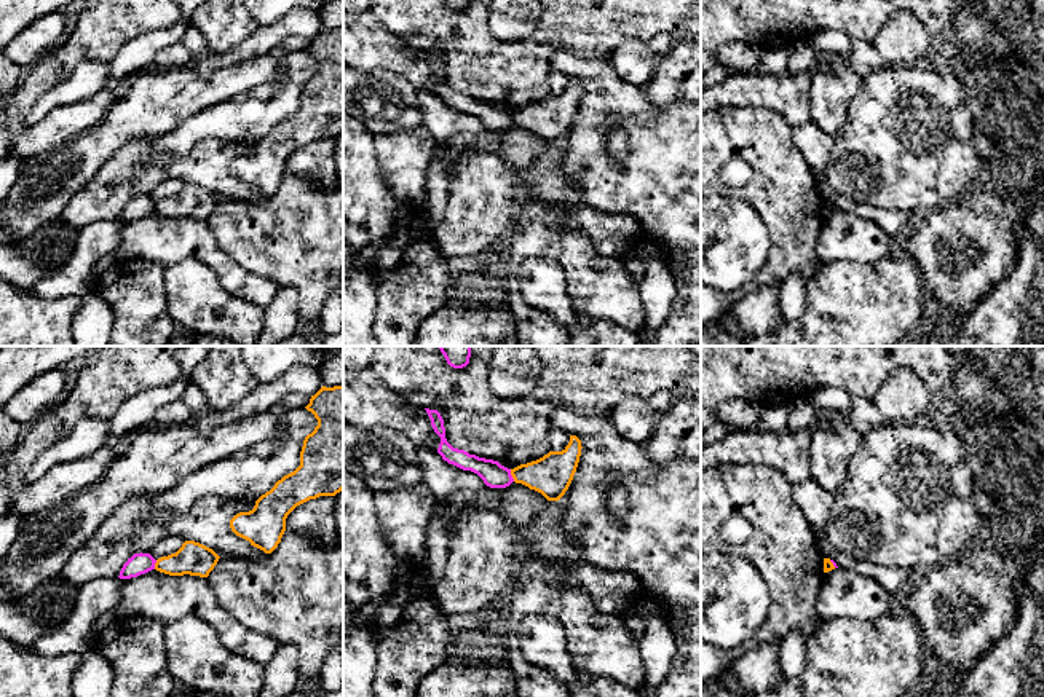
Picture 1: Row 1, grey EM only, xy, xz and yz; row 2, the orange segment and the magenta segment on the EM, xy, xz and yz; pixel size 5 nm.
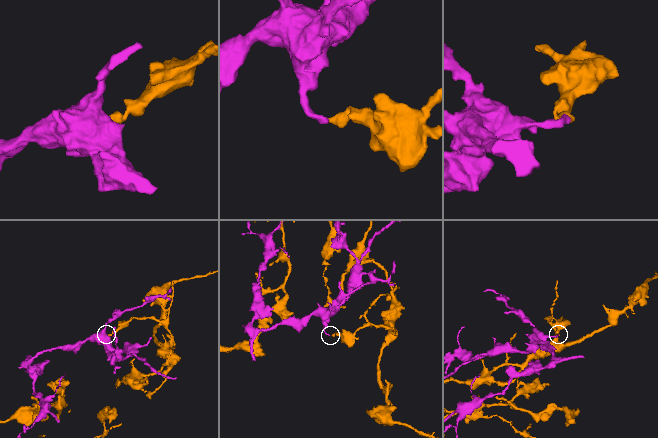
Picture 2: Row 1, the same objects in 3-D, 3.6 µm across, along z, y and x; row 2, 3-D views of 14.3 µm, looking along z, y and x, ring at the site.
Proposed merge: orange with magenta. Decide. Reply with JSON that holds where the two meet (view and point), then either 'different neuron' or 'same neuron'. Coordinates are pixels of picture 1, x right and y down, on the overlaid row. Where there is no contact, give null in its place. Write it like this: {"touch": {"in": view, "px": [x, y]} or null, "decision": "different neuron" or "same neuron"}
{"touch": {"in": "xz", "px": [511, 474]}, "decision": "different neuron"}

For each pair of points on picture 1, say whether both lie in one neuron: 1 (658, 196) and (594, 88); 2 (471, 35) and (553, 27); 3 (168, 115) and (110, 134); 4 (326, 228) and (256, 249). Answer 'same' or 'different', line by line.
1: same
2: same
3: same
4: same

